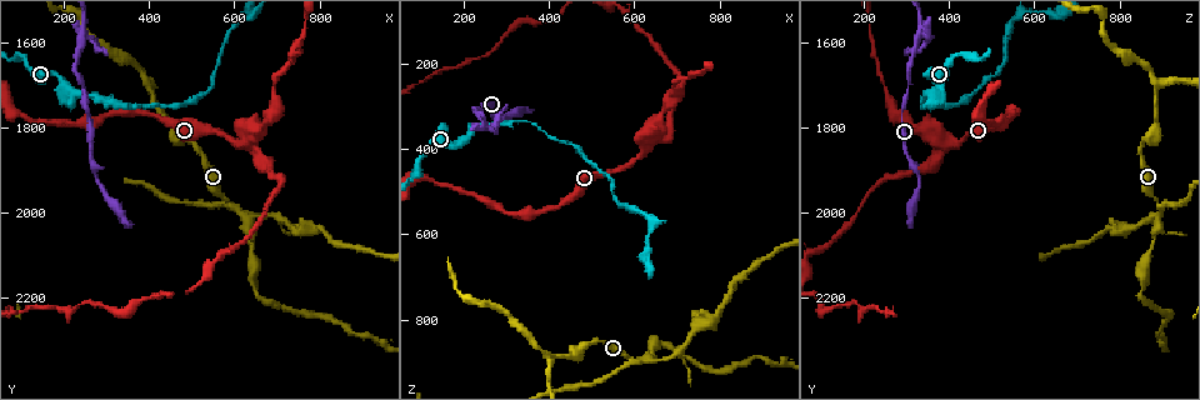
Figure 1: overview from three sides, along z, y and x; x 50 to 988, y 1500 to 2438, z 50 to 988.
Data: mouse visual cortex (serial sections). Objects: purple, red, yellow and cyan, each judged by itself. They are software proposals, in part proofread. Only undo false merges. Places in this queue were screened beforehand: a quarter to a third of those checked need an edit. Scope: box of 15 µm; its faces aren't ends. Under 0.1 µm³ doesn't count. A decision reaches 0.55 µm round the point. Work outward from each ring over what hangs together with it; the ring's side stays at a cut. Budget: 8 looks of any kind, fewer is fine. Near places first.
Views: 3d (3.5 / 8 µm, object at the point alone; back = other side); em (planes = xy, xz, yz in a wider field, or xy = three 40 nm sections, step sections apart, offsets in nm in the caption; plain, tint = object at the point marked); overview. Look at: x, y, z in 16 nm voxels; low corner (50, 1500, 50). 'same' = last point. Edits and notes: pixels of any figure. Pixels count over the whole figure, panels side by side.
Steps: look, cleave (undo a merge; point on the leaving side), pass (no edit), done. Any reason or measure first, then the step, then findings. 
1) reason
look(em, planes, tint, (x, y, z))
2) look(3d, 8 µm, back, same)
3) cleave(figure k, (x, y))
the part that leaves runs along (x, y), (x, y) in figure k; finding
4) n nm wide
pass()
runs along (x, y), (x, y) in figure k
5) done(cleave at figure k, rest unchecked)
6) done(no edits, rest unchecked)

abrupt turn
look(3d, 3.5 µm, back, (585, 1985, 900))

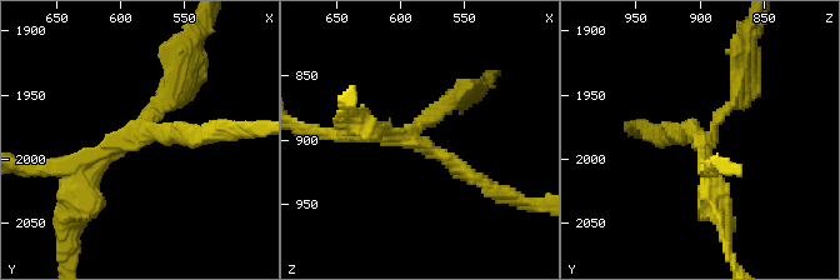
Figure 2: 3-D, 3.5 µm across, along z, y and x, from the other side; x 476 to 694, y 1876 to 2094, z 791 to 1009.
3 arms; arms of 200, 200, 250 nm; now the EM
look(em, xy, step 5, tint, (588, 1982, 902))

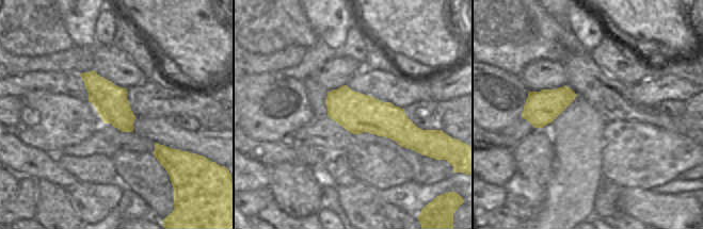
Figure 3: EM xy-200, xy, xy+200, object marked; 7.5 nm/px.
300 nm wide
cleave(figure 2, (166, 129))
two cells meet here

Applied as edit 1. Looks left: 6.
look(overview)

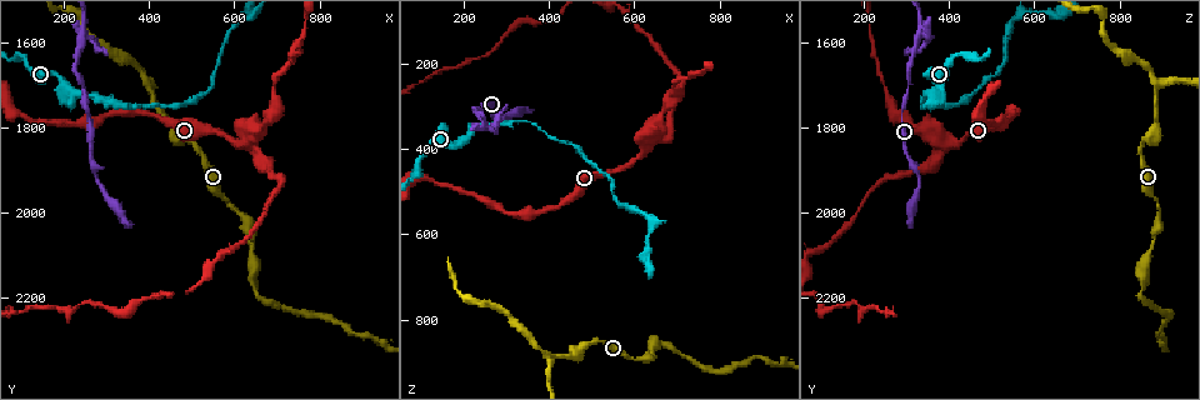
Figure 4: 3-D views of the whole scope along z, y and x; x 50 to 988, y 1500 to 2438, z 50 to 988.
side arm on a straight run
look(3d, 3.5 µm, (400, 1705, 885))

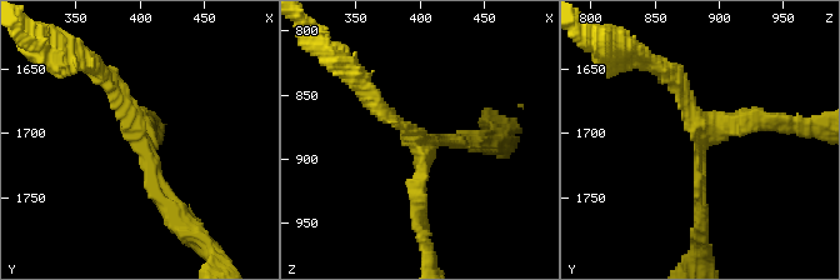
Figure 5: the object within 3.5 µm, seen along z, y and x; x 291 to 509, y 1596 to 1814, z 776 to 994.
3 arms; arms of 150, 200, 200 nm; shape alone is not enough
look(em, xy, step 2, tint, (404, 1706, 884))

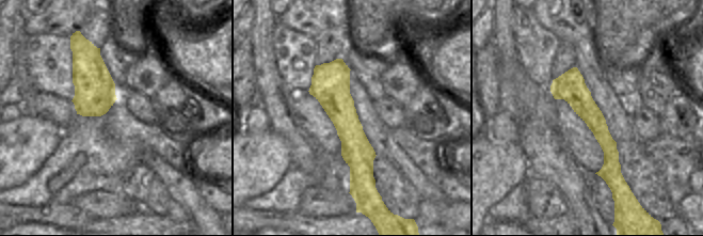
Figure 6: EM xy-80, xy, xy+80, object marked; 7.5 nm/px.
pass()
runs along (174, 221), (124, 98), (104, 79) in figure 5; one cell here

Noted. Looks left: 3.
arms part here
look(3d, 3.5 µm, back, (245, 1585, 330))

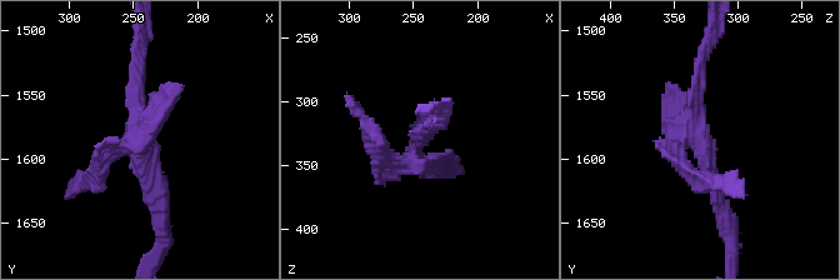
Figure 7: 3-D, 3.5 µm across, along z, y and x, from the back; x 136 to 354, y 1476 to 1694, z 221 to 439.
now the EM
look(em, xy, step 1, tint, (244, 1582, 332))

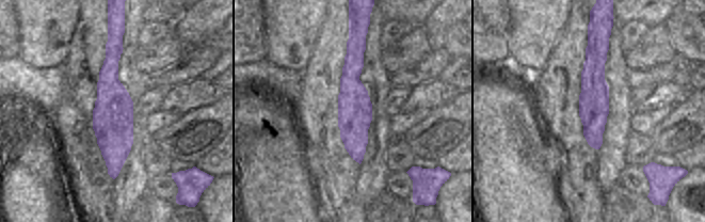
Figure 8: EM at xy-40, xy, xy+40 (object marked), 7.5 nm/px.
cleave(figure 7, (175, 89))
the part that leaves runs along (134, 136), (95, 179), (69, 194) in figure 7; a second cell is stuck on

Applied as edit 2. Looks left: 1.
done(cleave at figure 2, cleave at figure 7, rest unchecked)

